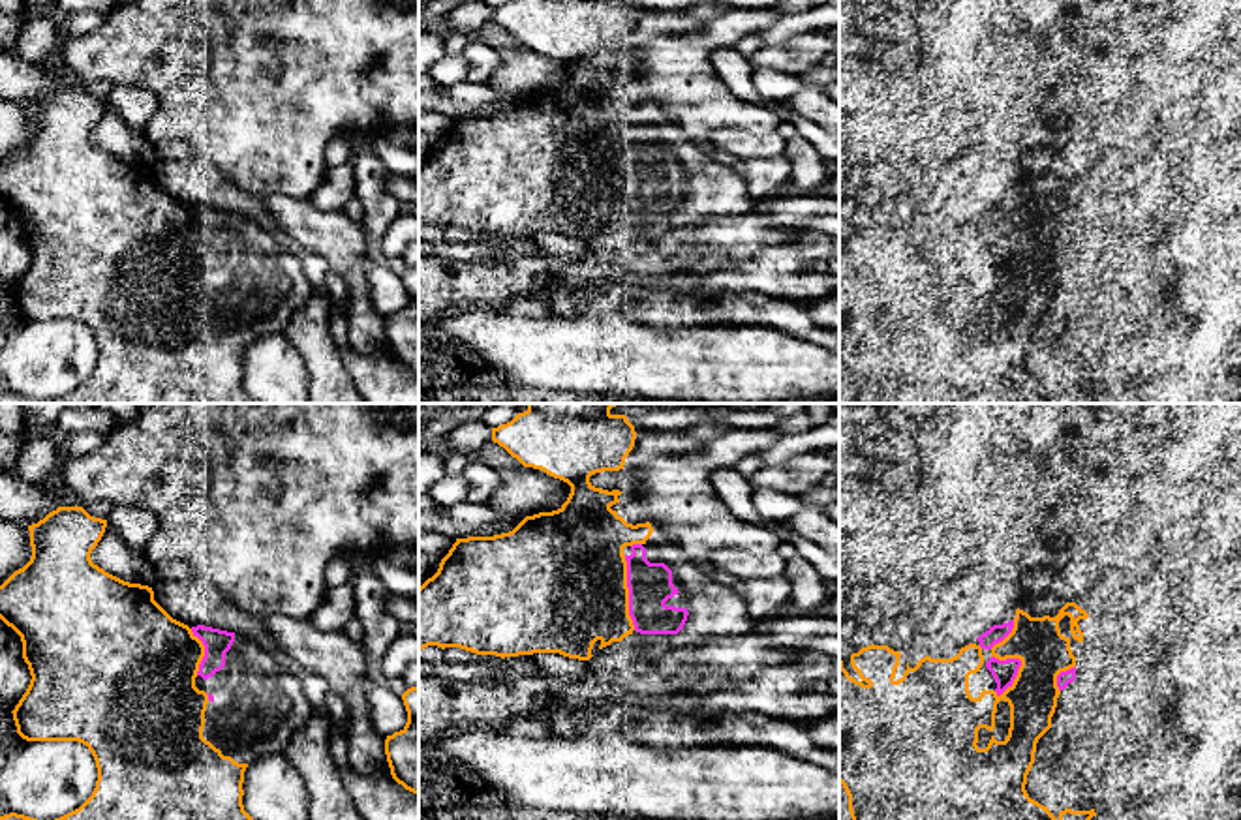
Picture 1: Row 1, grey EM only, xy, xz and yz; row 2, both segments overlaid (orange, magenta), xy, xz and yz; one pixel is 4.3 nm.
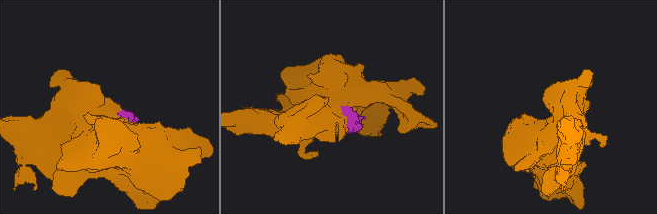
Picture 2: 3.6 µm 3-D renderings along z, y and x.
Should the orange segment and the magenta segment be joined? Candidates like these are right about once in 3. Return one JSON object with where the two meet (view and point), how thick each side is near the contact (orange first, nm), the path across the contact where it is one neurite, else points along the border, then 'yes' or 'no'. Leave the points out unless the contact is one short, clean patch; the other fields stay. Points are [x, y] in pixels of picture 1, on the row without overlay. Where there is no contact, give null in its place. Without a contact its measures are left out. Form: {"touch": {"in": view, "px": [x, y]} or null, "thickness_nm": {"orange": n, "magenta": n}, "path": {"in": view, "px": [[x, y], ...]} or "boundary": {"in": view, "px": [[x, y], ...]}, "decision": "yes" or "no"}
{"touch": {"in": "xz", "px": [628, 173]}, "thickness_nm": {"orange": 500, "magenta": 190}, "decision": "yes"}

